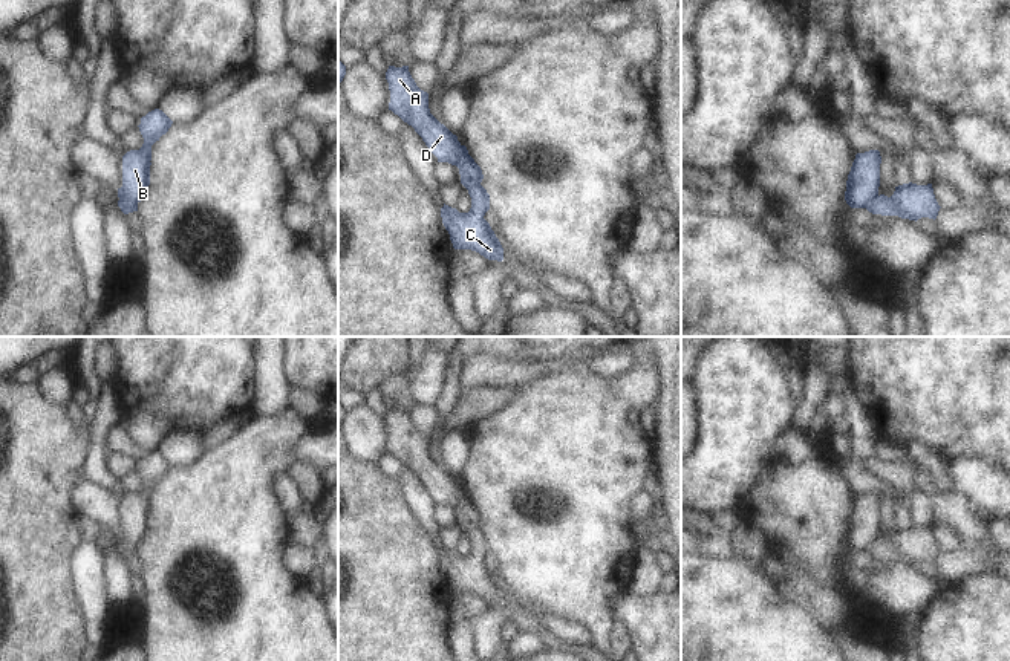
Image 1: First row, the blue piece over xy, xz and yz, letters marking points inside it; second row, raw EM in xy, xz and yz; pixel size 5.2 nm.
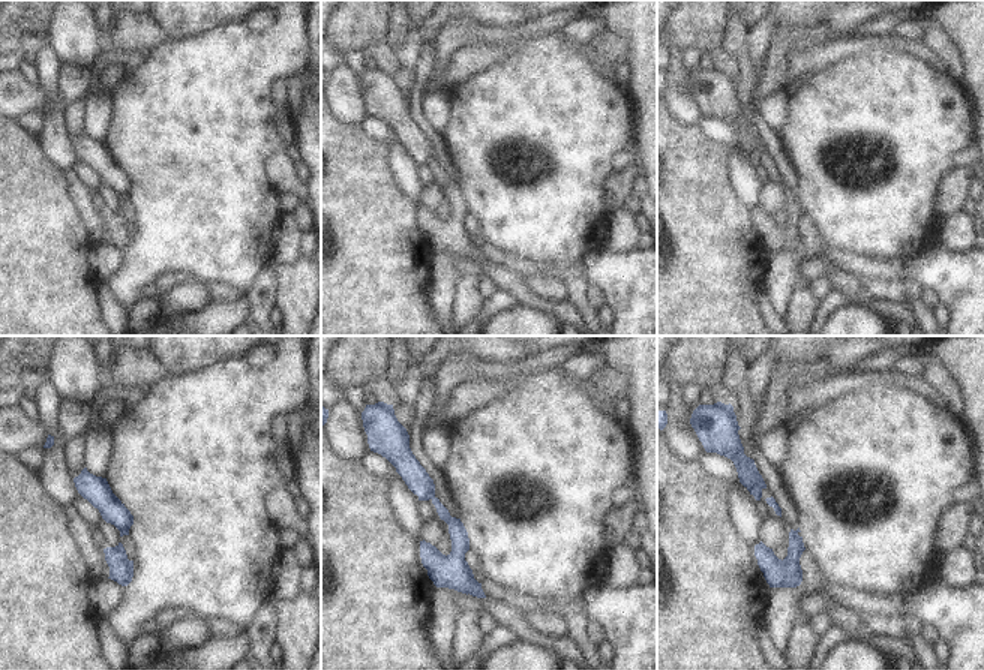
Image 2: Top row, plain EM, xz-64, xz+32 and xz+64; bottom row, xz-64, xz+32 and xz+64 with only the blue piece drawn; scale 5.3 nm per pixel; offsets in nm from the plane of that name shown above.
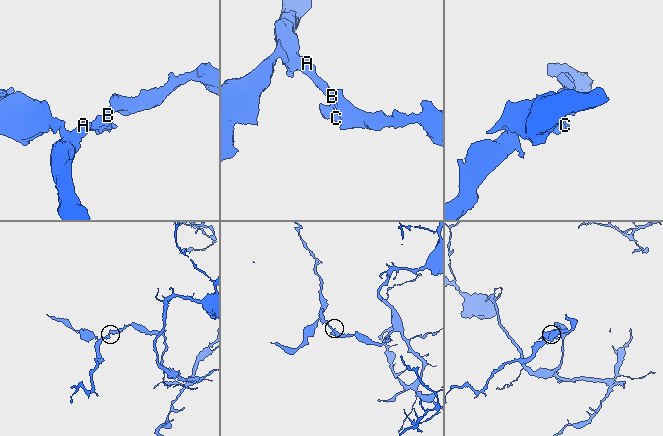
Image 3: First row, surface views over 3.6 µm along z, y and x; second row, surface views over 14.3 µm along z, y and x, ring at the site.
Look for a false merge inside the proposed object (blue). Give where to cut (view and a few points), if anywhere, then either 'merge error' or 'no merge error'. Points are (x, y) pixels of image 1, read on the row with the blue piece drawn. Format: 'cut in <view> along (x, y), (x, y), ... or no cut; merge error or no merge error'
cut in xz along (459, 169), (479, 184); merge error

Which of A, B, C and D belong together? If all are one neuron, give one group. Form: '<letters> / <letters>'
A B D / C

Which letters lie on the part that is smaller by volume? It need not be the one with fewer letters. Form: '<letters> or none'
C

